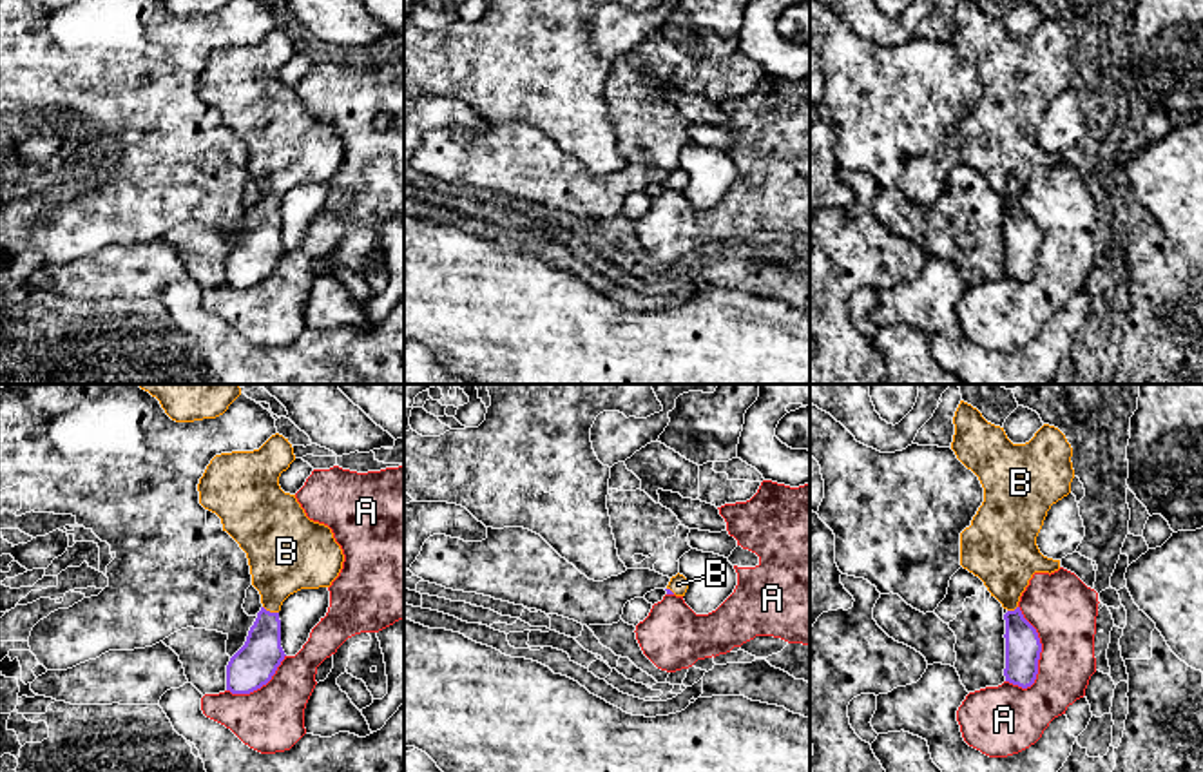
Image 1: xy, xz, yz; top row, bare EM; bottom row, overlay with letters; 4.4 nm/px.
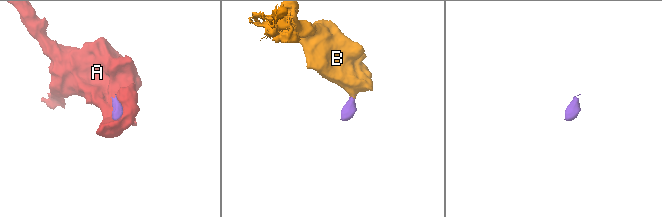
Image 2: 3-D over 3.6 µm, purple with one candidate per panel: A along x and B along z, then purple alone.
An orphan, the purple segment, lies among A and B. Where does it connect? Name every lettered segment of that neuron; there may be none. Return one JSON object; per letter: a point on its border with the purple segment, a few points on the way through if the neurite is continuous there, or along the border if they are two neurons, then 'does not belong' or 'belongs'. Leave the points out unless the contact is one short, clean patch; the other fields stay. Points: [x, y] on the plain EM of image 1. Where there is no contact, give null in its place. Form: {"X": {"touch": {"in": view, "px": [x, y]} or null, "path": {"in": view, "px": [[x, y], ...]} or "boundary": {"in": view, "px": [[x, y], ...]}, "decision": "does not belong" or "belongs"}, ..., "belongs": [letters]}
{"A": {"touch": {"in": "yz", "px": [1040, 241]}, "boundary": {"in": "yz", "px": [[1019, 200], [1040, 238], [1039, 267], [1026, 283]]}, "decision": "does not belong"}, "B": {"touch": {"in": "xy", "px": [269, 205]}, "path": {"in": "xy", "px": [[256, 256], [261, 249], [269, 205], [283, 151]]}, "decision": "belongs"}, "belongs": ["B"]}

